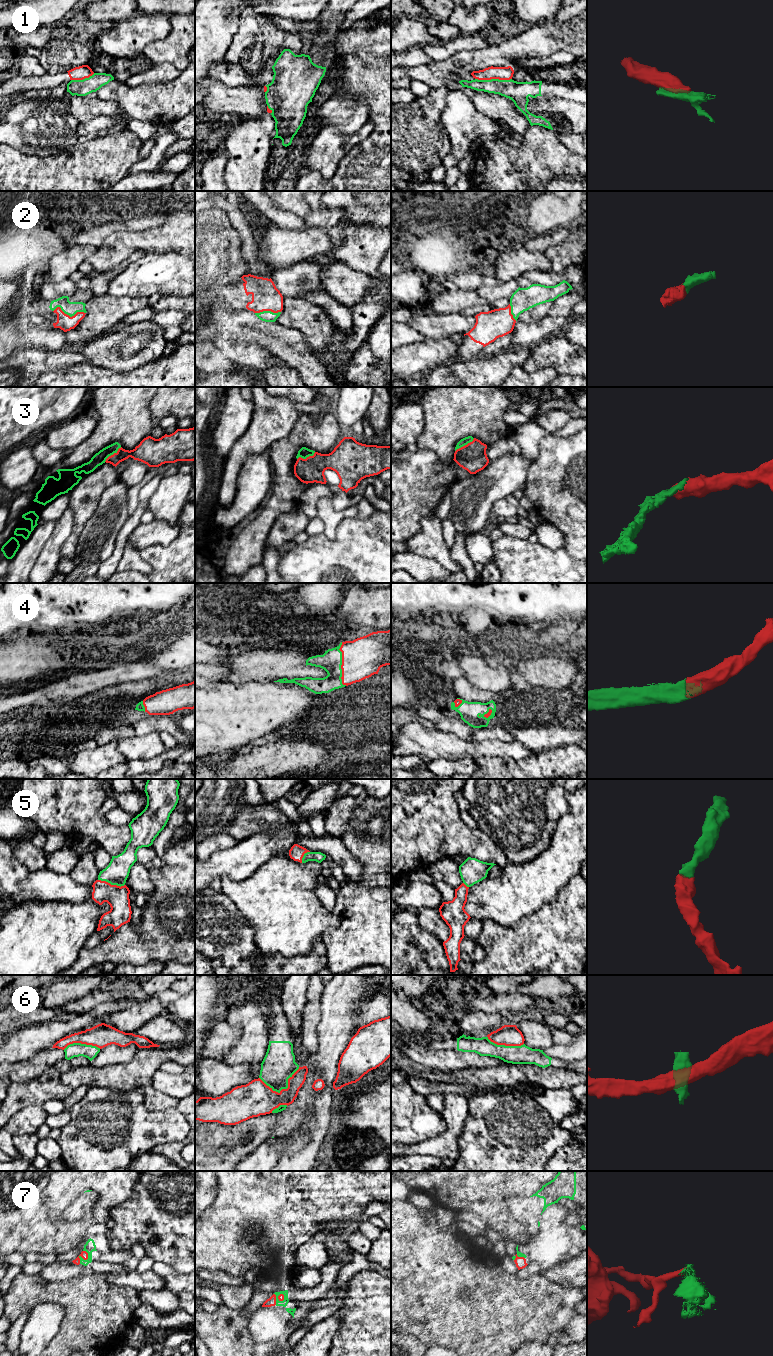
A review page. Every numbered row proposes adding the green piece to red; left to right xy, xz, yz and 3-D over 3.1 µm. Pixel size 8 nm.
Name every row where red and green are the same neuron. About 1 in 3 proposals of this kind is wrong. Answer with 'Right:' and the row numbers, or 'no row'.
Right: 2, 3, 4, 5

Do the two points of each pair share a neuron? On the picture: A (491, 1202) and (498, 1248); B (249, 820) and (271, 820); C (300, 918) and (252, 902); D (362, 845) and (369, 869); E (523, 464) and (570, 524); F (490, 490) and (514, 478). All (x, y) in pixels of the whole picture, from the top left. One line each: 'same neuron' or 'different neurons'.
A: different neurons
B: same neuron
C: same neuron
D: same neuron
E: different neurons
F: same neuron

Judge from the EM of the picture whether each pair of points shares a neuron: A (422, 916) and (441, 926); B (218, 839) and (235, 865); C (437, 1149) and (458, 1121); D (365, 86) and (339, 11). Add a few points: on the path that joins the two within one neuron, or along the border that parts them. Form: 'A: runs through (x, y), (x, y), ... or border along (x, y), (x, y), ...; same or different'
A: runs through (427, 917), (436, 925); same
B: border along (238, 841), (231, 847), (214, 852), (205, 861); different
C: runs through (444, 1142), (451, 1135), (454, 1128); same
D: border along (348, 10), (338, 24), (337, 36), (333, 41); different

